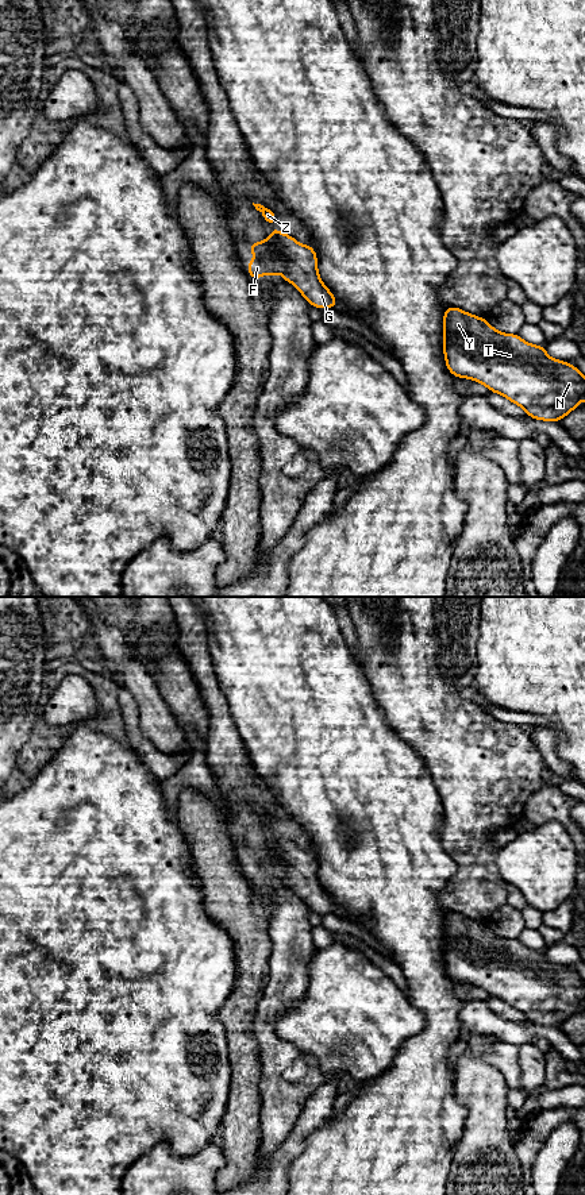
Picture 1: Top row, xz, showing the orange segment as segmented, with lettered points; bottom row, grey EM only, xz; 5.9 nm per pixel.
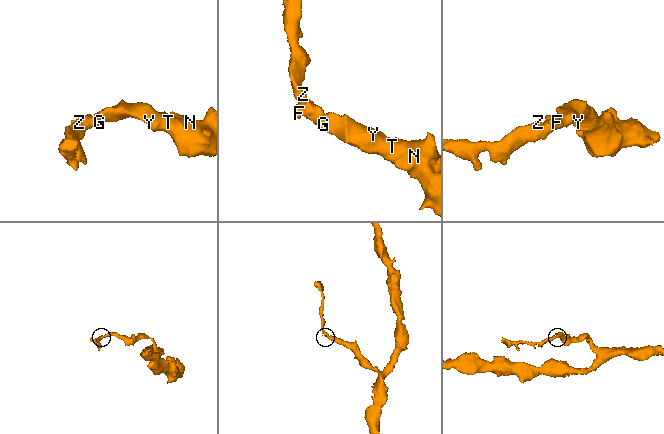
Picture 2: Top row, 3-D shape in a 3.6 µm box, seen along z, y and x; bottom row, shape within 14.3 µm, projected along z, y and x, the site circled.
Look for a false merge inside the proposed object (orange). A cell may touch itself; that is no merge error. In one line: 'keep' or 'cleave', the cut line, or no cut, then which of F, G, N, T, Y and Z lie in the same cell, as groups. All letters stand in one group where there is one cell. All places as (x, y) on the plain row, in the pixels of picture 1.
cleave | xz (266, 844), (284, 867), (283, 875) | F / G N T Y Z

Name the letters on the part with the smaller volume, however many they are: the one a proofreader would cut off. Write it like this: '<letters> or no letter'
F

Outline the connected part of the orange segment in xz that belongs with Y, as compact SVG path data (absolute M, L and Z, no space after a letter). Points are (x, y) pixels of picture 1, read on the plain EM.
M446 911L443 918L443 959L447 975L455 983L469 983L485 990L523 1013L528 1022L561 1026L585 1003L585 982L578 971L550 963L544 951L534 951L517 938L494 934L486 924L457 911Z

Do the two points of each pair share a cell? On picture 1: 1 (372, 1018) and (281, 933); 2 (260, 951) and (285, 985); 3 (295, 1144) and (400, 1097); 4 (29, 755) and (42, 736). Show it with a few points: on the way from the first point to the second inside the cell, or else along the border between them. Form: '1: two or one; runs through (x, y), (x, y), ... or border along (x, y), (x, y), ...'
1: two; border along (316, 948), (306, 963)
2: two; border along (269, 933), (272, 953), (262, 995)
3: two; border along (323, 1124), (307, 1137), (304, 1148), (288, 1165)
4: one; runs through (33, 751), (42, 740)

